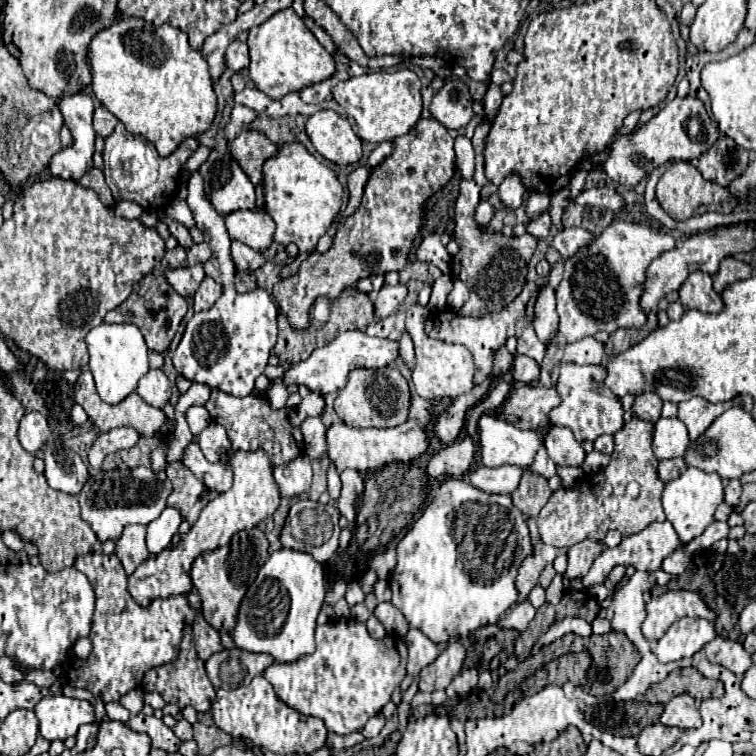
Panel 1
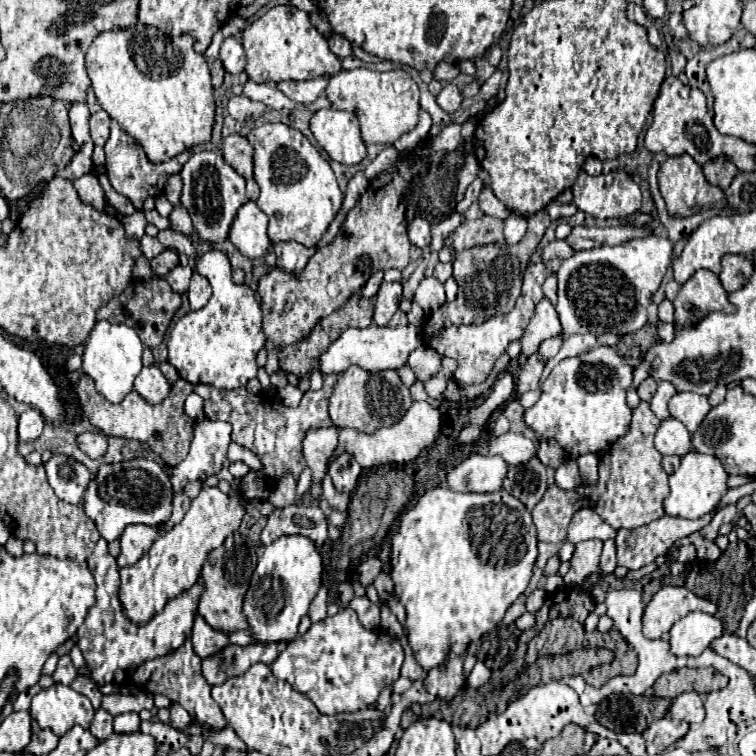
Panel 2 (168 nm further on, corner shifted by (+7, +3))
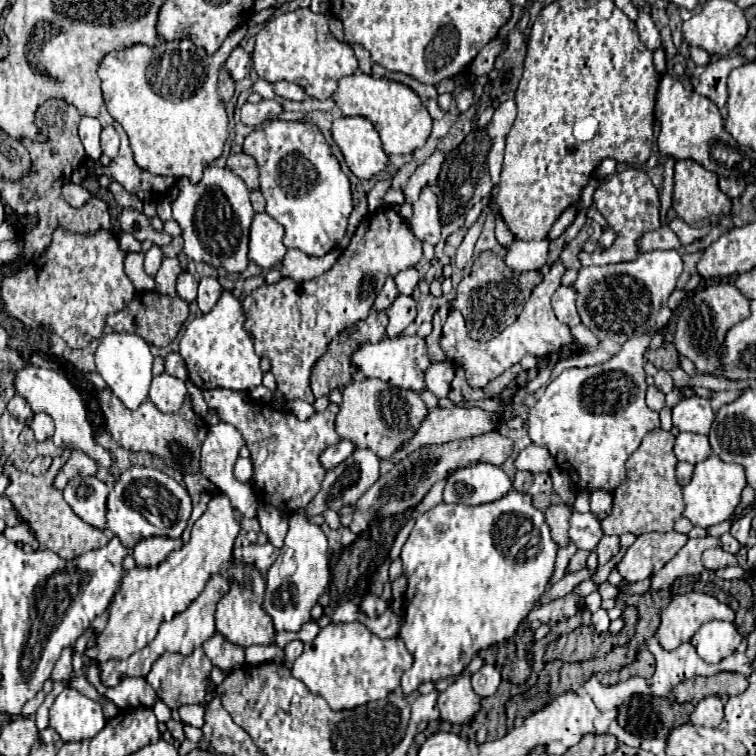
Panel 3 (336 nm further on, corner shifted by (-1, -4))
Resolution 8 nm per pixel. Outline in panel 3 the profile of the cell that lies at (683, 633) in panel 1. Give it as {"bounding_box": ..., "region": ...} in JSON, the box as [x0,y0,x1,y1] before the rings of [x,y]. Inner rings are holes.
{"bounding_box":[692,621,742,663],"region":[[[710,621],[700,627],[700,631],[692,637],[692,643],[698,655],[708,663],[718,663],[724,657],[732,655],[736,647],[742,643],[742,635],[728,621]]]}

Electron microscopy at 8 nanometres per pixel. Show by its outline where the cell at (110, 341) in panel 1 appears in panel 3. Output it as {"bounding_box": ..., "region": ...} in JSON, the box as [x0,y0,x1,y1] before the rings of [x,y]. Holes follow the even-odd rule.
{"bounding_box":[96,333,152,409],"region":[[[108,333],[104,335],[98,351],[96,351],[96,367],[98,373],[104,377],[112,393],[128,407],[138,409],[140,403],[148,397],[150,381],[152,381],[152,353],[150,345],[132,333]]]}

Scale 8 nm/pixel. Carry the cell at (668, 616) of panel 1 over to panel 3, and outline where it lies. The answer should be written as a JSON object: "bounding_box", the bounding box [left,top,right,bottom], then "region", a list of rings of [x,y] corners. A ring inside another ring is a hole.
{"bounding_box":[656,593,734,651],"region":[[[706,593],[676,595],[662,611],[662,623],[656,631],[656,639],[666,651],[678,649],[690,641],[702,623],[722,619],[734,621],[734,611]]]}

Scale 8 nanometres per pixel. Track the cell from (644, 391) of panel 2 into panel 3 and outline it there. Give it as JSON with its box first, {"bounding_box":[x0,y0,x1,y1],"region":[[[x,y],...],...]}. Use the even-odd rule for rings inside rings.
{"bounding_box":[654,371,674,393],"region":[[[658,371],[656,375],[654,375],[654,385],[662,391],[662,393],[670,393],[672,389],[674,389],[674,383],[672,383],[672,377],[670,377],[670,373],[668,371]]]}

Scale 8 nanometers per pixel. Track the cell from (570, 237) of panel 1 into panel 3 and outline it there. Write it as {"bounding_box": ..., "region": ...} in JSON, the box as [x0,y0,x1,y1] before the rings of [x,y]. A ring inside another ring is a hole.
{"bounding_box":[638,225,682,253],"region":[[[664,225],[664,227],[656,229],[656,231],[644,233],[638,239],[638,247],[640,247],[642,253],[644,251],[654,251],[654,249],[676,249],[678,251],[682,247],[682,243],[680,243],[678,235],[668,225]]]}

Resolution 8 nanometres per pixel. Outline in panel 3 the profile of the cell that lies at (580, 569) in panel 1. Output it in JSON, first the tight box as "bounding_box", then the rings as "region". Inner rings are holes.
{"bounding_box":[596,535,620,565],"region":[[[616,535],[612,537],[602,537],[600,543],[596,545],[596,553],[598,553],[598,563],[604,565],[608,563],[616,553],[620,551],[620,539]]]}

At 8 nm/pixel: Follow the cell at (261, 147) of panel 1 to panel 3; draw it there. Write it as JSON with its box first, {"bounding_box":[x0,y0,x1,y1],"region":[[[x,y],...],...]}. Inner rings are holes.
{"bounding_box":[228,153,258,189],"region":[[[230,153],[228,157],[228,169],[238,175],[248,189],[258,189],[258,167],[256,161],[246,153]]]}

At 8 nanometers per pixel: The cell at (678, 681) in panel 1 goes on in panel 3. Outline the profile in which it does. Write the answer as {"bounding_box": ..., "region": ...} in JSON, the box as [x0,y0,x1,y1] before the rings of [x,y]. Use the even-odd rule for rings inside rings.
{"bounding_box":[674,671,748,709],"region":[[[723,671],[722,673],[718,673],[713,676],[699,676],[694,679],[683,681],[680,685],[676,685],[676,687],[674,687],[674,695],[676,695],[676,701],[678,701],[678,703],[686,703],[686,701],[690,701],[696,709],[696,705],[698,705],[702,699],[706,699],[706,697],[724,697],[724,699],[726,699],[726,697],[730,697],[733,693],[743,693],[747,687],[748,681],[744,676]]]}

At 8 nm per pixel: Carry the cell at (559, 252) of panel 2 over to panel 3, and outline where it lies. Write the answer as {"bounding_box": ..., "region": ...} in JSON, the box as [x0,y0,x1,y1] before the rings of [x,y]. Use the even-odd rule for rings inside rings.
{"bounding_box":[580,169,660,265],"region":[[[626,169],[620,173],[614,173],[606,177],[600,187],[594,193],[594,203],[596,209],[602,213],[602,217],[608,221],[610,229],[614,229],[616,239],[610,249],[604,249],[600,255],[580,255],[582,265],[610,265],[610,263],[626,263],[634,261],[640,251],[638,251],[638,239],[654,229],[660,229],[660,199],[658,191],[652,185],[650,177],[642,169]]]}

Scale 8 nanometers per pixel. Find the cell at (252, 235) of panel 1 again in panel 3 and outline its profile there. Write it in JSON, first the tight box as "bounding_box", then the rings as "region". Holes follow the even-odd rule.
{"bounding_box":[248,213,286,269],"region":[[[256,213],[250,229],[250,251],[248,257],[262,269],[272,269],[282,263],[286,247],[282,243],[284,227],[274,221],[268,213]]]}

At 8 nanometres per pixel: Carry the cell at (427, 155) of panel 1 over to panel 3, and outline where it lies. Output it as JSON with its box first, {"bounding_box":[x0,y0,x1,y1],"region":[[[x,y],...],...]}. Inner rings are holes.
{"bounding_box":[242,207,422,403],"region":[[[384,207],[368,215],[368,219],[360,223],[348,249],[338,257],[334,267],[324,275],[302,283],[296,283],[292,279],[282,279],[280,283],[274,283],[274,285],[262,285],[242,299],[242,311],[246,317],[244,329],[250,333],[254,341],[256,355],[270,359],[270,365],[272,365],[270,371],[274,373],[278,391],[284,395],[286,401],[304,399],[308,403],[314,403],[314,395],[310,391],[310,371],[316,365],[316,361],[326,353],[328,343],[346,327],[352,327],[354,323],[368,317],[374,305],[376,293],[380,293],[388,277],[396,277],[400,271],[414,267],[420,259],[422,259],[422,241],[416,239],[416,235],[412,235],[408,223],[396,211]]]}

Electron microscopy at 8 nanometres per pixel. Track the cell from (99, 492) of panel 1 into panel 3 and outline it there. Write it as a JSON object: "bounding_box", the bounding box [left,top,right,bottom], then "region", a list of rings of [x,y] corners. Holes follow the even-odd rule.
{"bounding_box":[106,467,192,547],"region":[[[132,467],[120,475],[108,495],[106,531],[116,535],[126,547],[134,547],[146,537],[182,537],[192,513],[192,501],[178,481],[150,467]]]}

